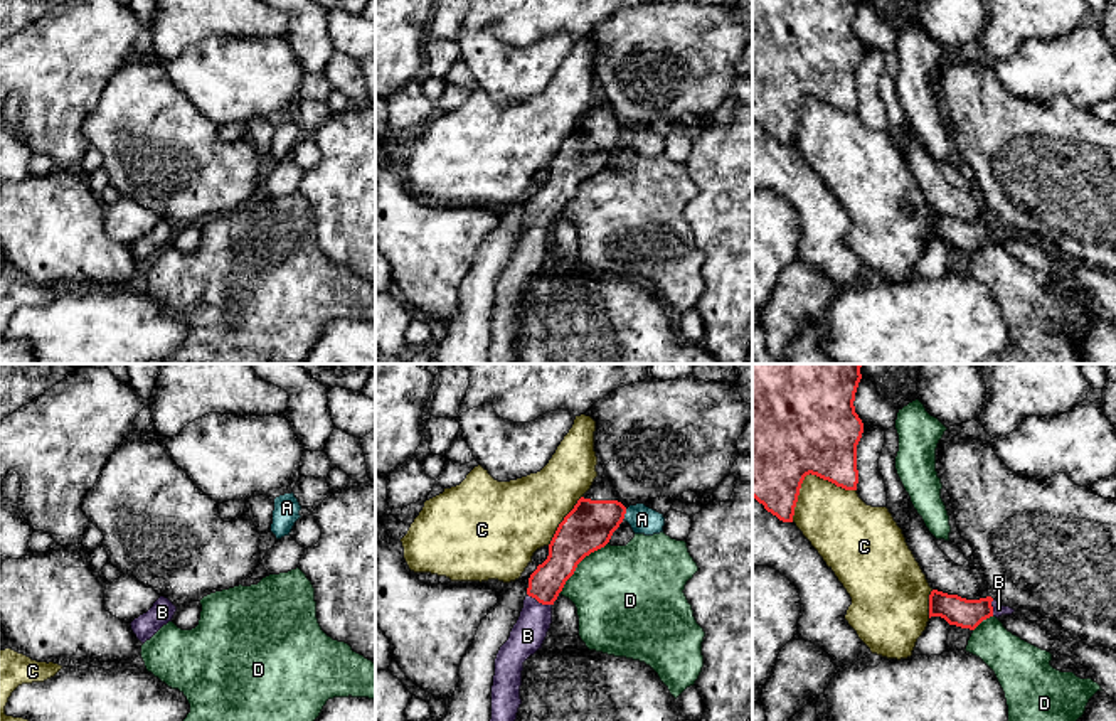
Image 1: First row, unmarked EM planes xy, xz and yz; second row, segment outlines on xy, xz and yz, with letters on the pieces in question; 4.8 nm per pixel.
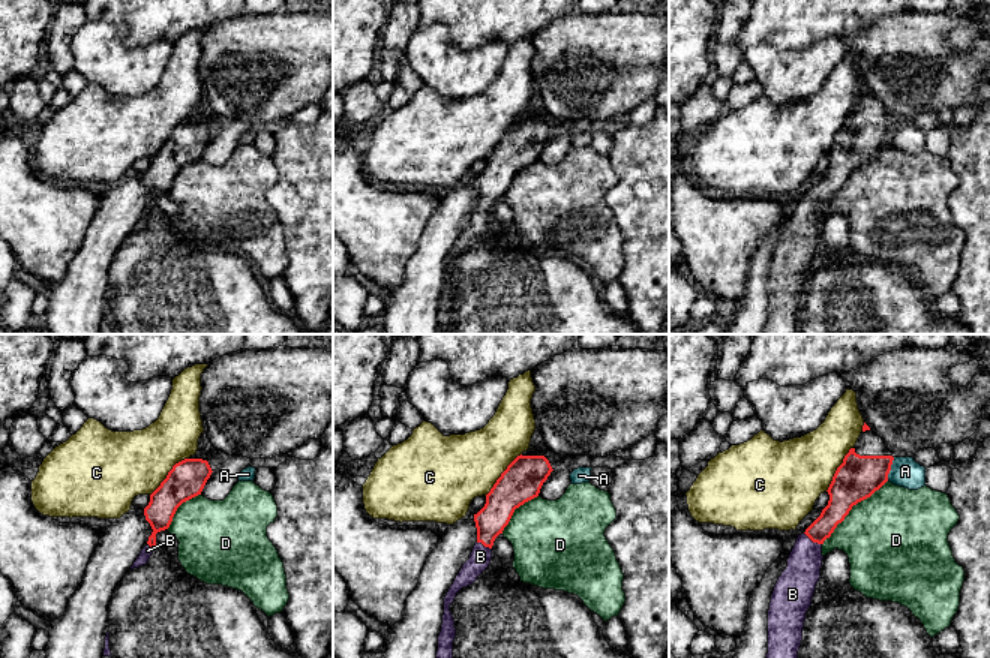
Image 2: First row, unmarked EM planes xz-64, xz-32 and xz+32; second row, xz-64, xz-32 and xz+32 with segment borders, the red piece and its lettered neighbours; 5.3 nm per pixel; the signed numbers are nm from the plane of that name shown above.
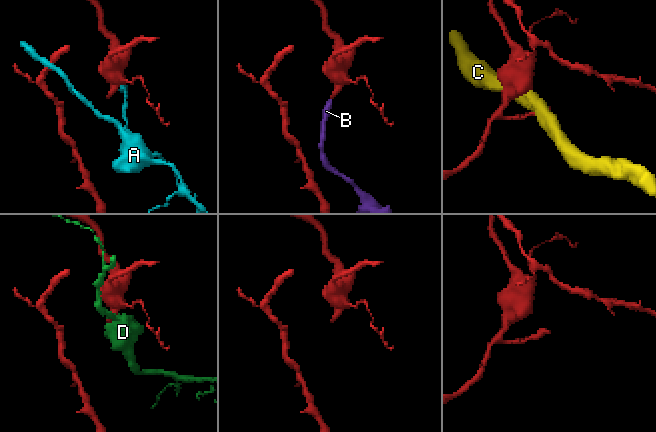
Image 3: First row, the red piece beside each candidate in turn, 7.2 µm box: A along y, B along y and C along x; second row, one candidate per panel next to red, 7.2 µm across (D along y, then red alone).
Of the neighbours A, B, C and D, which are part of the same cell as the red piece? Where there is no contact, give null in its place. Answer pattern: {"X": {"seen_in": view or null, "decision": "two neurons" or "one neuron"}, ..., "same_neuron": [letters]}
{"A": {"seen_in": "xz", "decision": "two neurons"}, "B": {"seen_in": "xz", "decision": "one neuron"}, "C": {"seen_in": "yz", "decision": "two neurons"}, "D": {"seen_in": "xz", "decision": "two neurons"}, "same_neuron": ["B"]}

